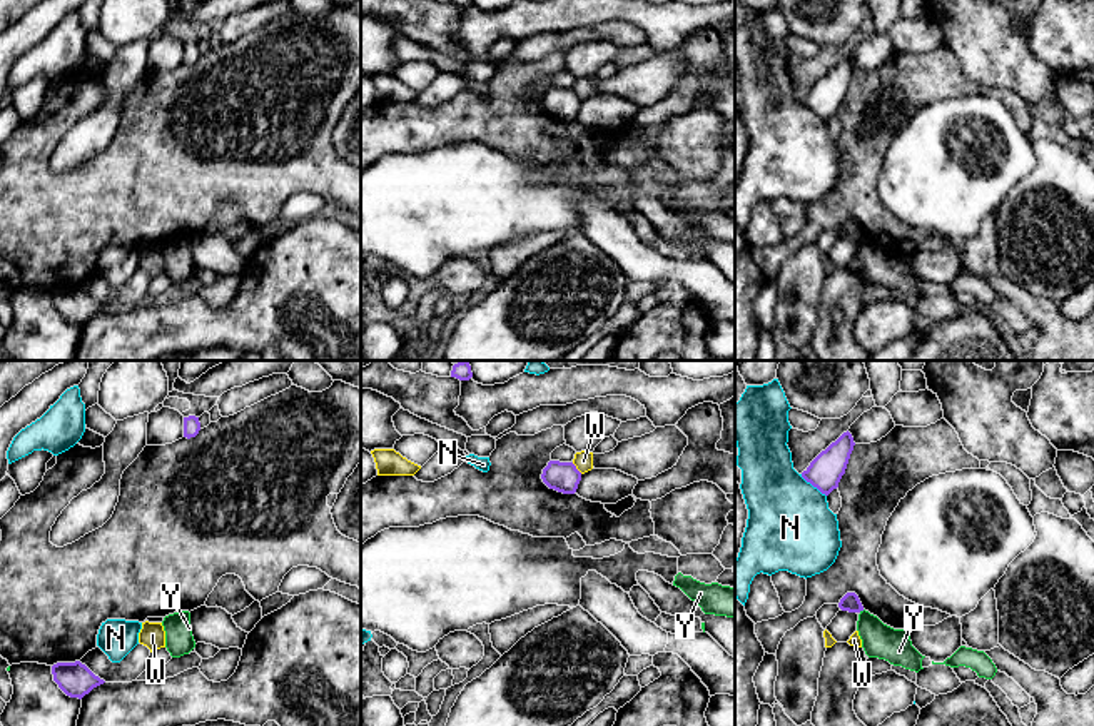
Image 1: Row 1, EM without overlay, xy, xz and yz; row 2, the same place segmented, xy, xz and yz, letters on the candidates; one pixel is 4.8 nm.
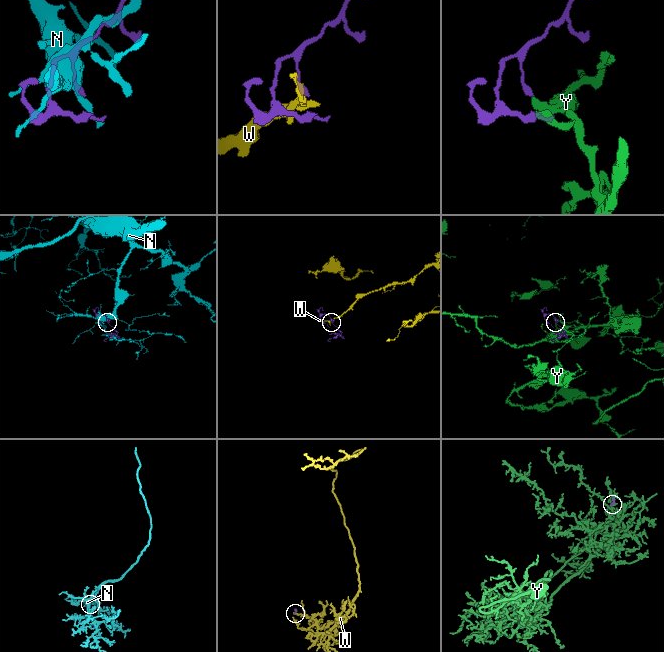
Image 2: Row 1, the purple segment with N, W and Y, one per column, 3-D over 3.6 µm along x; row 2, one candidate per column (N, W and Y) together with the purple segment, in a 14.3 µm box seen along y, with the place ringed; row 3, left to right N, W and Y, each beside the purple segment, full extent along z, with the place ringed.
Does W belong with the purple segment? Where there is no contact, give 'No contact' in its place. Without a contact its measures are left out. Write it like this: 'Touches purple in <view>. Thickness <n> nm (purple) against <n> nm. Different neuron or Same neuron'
Touches purple in xz. Thickness 140 nm (purple) against 90 nm. Different neuron

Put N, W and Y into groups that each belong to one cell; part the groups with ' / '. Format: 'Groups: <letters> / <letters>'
Groups: N / W / Y

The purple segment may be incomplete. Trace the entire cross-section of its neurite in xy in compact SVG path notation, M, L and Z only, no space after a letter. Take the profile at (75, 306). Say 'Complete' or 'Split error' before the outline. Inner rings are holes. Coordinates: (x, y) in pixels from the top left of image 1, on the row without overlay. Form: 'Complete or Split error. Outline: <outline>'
Complete. Outline: M80 287L57 289L52 292L52 300L53 307L67 322L79 325L89 320L94 314L105 309Z

